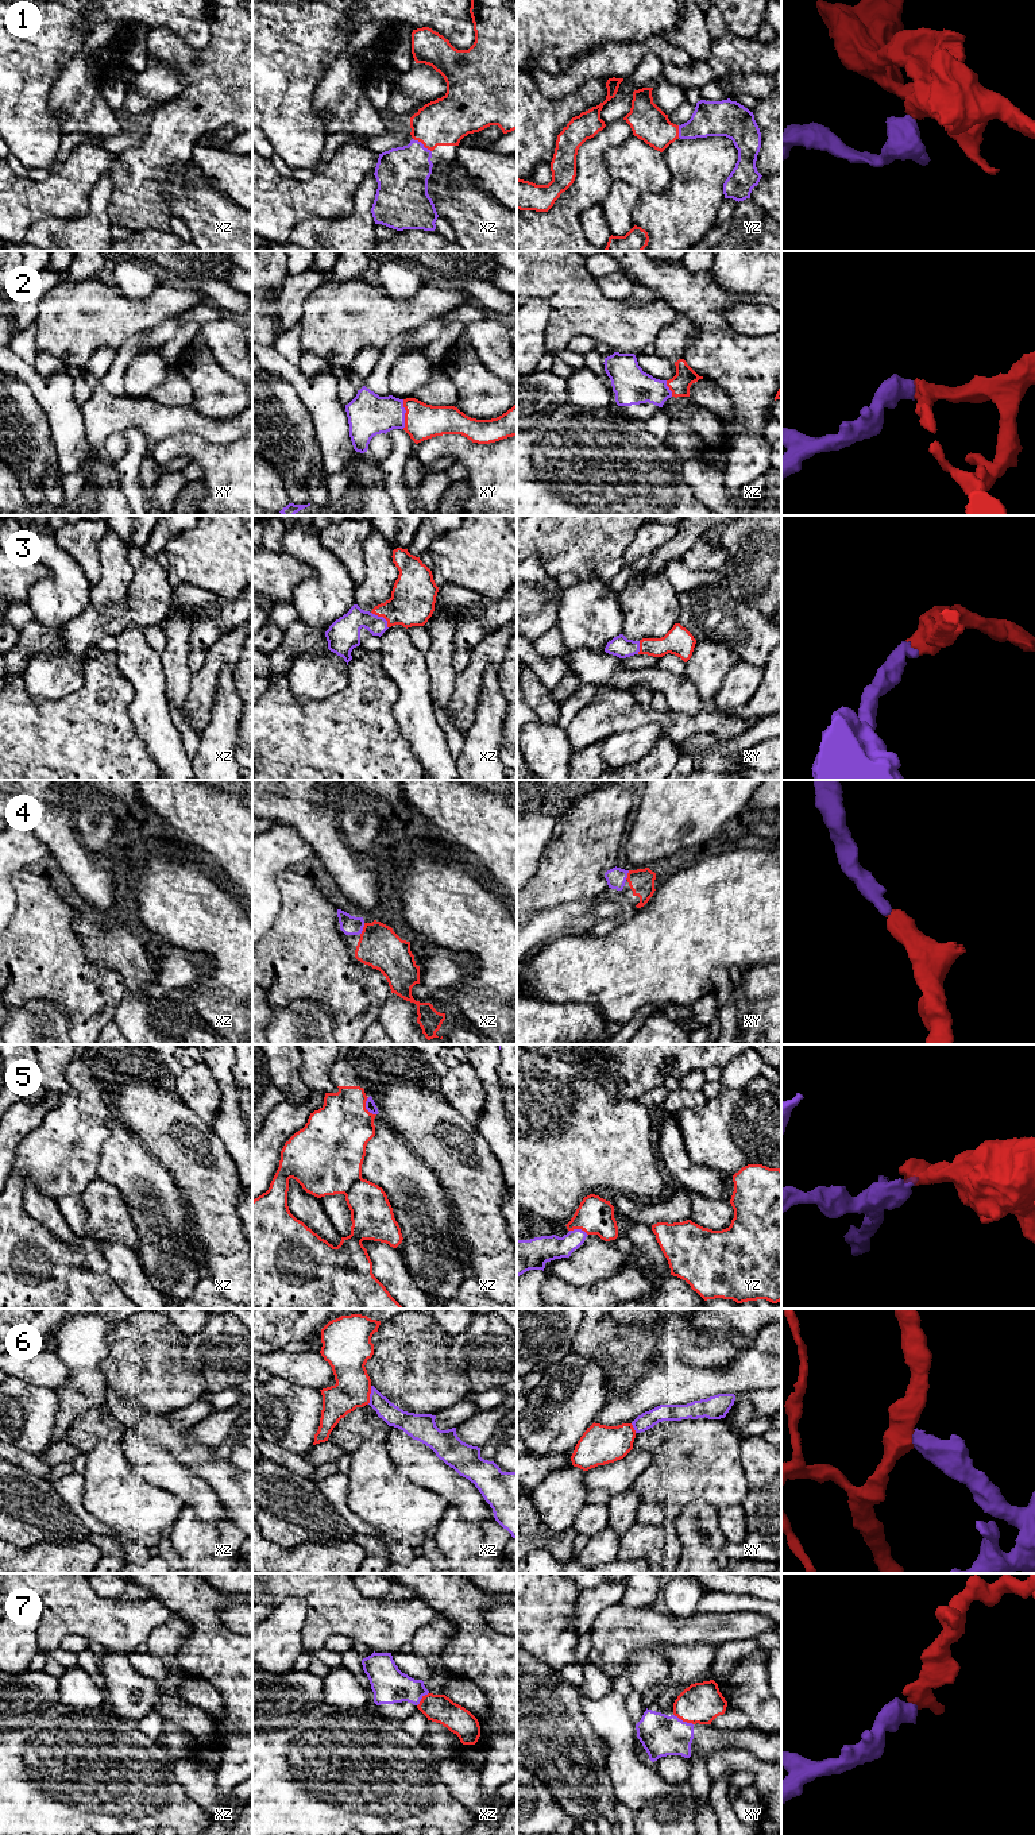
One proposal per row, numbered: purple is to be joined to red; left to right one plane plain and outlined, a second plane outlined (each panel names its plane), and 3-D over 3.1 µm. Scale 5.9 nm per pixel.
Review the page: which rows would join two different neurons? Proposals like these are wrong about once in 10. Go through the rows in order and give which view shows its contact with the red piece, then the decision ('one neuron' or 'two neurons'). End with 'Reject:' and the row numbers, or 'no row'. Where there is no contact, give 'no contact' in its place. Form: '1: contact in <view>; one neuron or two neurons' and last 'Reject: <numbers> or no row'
1: contact in xz; one neuron
2: contact in xy; one neuron
3: contact in xz; one neuron
4: contact in xz; one neuron
5: contact in xz; one neuron
6: contact in xz; two neurons
7: contact in xy; two neurons
Reject: 6, 7

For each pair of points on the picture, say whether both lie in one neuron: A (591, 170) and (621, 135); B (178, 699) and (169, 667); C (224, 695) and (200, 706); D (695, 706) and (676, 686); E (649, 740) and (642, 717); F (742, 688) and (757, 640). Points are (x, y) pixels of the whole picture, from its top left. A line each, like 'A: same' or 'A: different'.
A: same
B: same
C: different
D: same
E: different
F: different

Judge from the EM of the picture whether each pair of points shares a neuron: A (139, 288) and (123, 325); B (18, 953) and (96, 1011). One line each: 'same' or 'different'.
A: different
B: same

